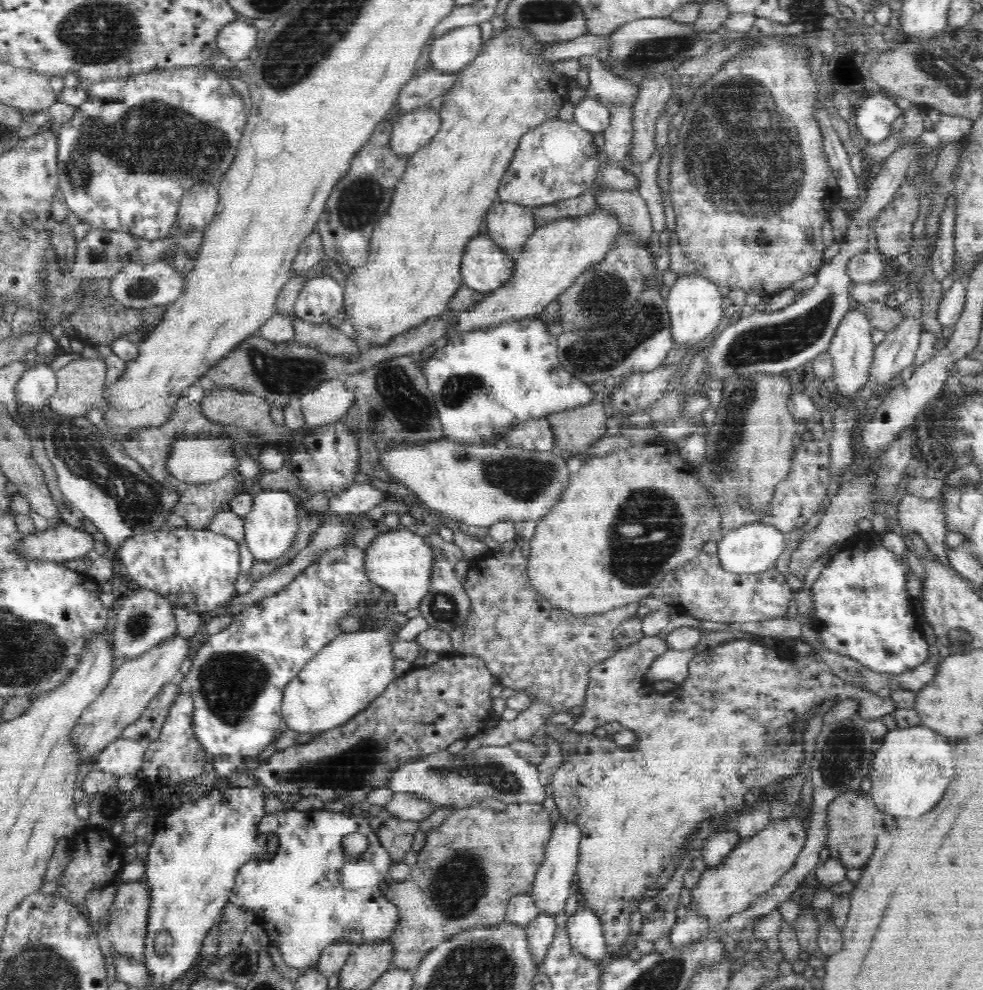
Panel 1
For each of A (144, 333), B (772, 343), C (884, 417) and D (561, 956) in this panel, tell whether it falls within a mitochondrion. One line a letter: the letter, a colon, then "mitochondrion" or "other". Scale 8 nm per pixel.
A: other
B: mitochondrion
C: other
D: other

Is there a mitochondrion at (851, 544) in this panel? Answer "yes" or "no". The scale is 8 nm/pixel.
no

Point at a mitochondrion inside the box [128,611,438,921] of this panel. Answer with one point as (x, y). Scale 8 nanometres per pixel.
(231, 682)

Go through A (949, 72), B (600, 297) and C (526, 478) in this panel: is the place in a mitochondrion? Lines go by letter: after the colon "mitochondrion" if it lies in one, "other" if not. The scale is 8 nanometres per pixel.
A: mitochondrion
B: mitochondrion
C: mitochondrion

